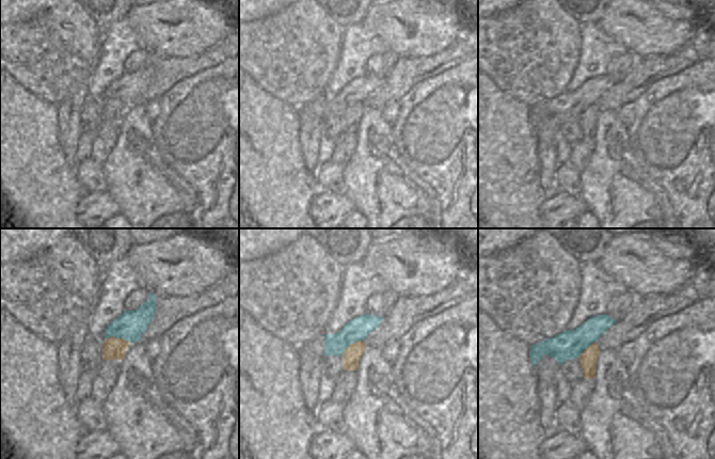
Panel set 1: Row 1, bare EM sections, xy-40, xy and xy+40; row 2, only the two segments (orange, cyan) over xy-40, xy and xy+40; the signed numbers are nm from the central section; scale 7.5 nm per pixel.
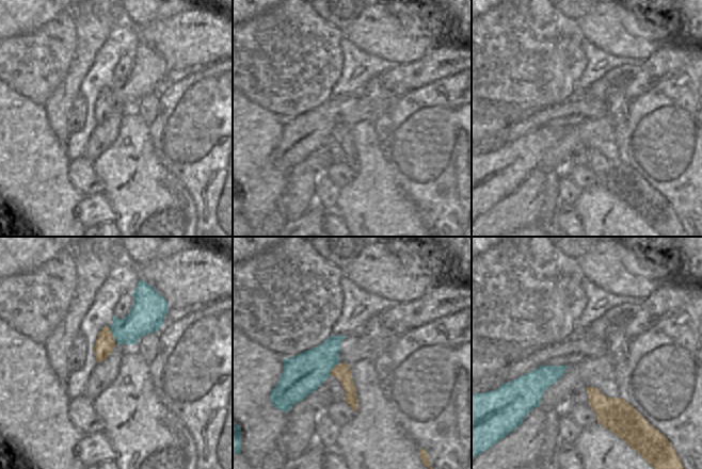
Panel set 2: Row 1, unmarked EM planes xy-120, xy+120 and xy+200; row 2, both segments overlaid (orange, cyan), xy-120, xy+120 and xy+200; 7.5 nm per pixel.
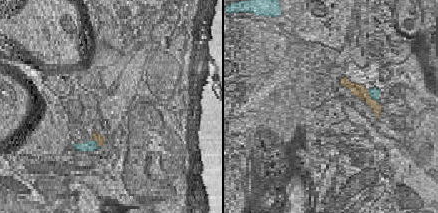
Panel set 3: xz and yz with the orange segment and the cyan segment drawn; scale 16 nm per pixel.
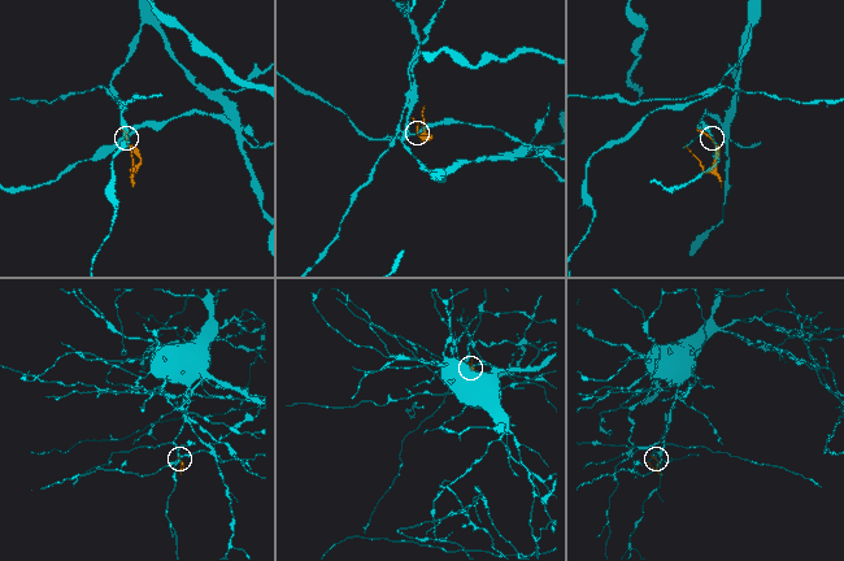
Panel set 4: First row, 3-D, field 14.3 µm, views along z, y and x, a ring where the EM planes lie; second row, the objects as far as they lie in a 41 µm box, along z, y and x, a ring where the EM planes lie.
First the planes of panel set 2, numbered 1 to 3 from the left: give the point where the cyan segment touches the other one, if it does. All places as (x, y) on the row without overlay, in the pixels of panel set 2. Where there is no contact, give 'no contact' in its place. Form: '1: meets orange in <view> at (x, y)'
1: meets orange in xy-120 at (112, 96)
2: meets orange in xy+120 at (333, 130)
3: no contact

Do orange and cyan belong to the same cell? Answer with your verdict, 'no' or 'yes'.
no

